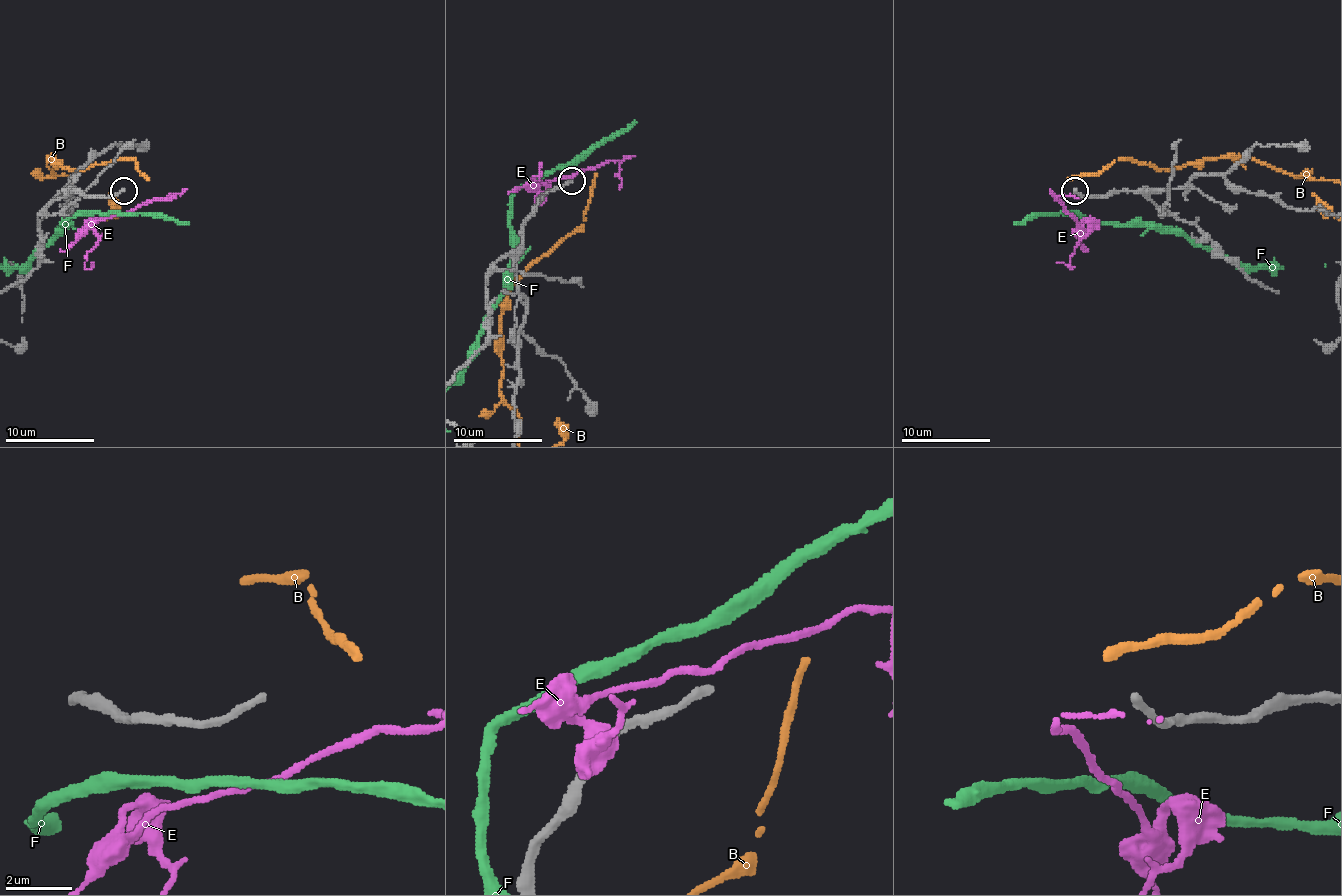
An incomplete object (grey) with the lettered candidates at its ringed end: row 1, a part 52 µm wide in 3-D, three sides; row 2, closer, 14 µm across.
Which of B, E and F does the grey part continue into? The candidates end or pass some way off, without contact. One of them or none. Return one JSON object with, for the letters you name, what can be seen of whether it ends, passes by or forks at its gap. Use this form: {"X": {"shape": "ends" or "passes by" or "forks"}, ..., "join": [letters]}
{"join": []}

